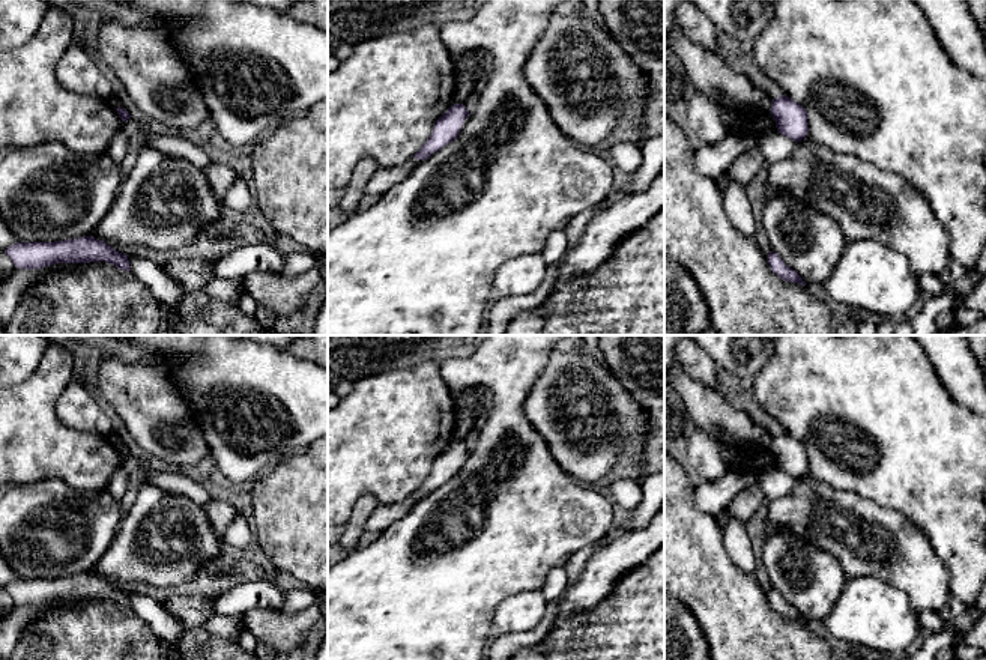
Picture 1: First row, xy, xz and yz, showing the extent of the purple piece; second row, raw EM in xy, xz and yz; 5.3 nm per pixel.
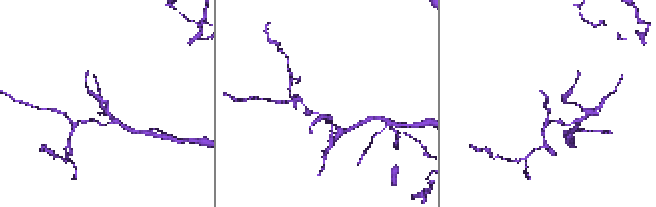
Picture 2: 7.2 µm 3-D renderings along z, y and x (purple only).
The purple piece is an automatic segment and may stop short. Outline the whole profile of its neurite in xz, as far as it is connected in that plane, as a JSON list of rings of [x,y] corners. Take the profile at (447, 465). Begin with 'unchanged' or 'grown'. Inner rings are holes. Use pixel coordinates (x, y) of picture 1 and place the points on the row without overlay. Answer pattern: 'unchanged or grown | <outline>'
unchanged | [[[452,441],[434,460],[427,478],[412,493],[415,496],[427,496],[431,490],[440,487],[448,480],[454,478],[461,466],[463,457],[469,448],[463,441]]]

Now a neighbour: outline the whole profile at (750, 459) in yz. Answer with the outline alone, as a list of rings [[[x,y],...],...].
[[[726,445],[738,457],[730,469],[750,472],[756,480],[765,471],[777,469],[776,459],[770,450],[761,450],[755,445]]]

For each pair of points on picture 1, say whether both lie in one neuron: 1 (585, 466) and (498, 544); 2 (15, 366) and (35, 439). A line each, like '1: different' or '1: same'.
1: different
2: different

